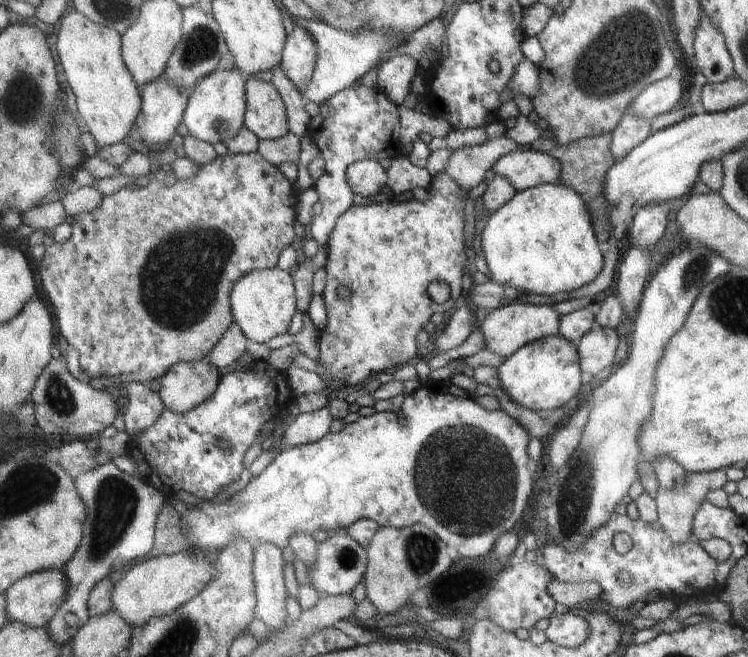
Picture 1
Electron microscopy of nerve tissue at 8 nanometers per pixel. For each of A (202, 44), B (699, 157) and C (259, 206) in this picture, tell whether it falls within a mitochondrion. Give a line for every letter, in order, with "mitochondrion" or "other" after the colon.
A: mitochondrion
B: other
C: other

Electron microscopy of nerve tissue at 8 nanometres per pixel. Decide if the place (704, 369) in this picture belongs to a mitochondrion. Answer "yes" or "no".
no

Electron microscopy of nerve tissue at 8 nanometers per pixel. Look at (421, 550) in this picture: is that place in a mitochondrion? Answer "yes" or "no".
yes

